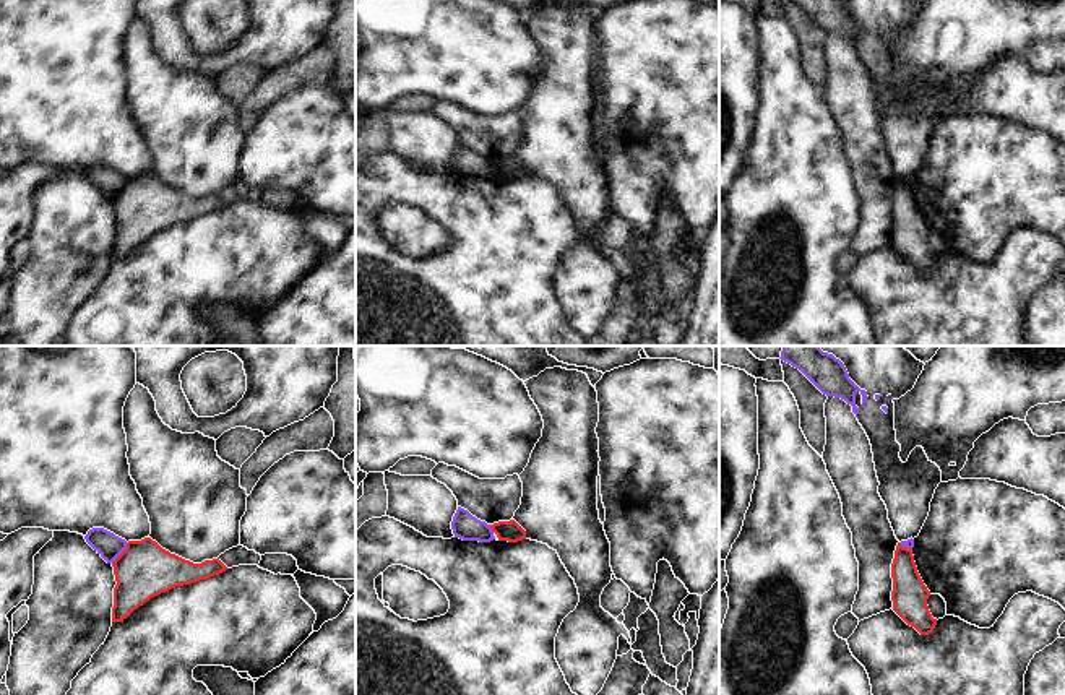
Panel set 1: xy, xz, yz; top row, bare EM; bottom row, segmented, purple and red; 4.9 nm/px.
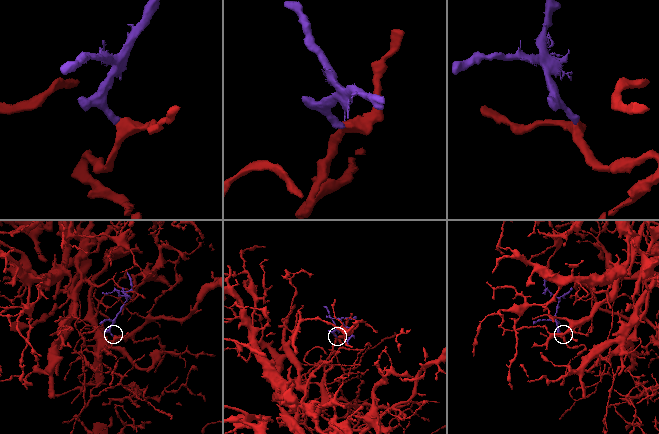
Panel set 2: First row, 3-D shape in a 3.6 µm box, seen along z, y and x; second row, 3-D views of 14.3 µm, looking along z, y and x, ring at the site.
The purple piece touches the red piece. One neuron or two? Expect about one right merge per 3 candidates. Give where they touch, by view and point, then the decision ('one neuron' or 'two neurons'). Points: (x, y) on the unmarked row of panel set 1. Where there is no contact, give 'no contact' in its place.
xy (120, 189) | two neurons

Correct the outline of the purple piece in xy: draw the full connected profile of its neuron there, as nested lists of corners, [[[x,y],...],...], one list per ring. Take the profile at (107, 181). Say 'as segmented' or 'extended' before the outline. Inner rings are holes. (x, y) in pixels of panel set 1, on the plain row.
as segmented; [[[104,164],[89,166],[84,175],[107,200],[114,200],[114,196],[127,185],[125,175]]]

